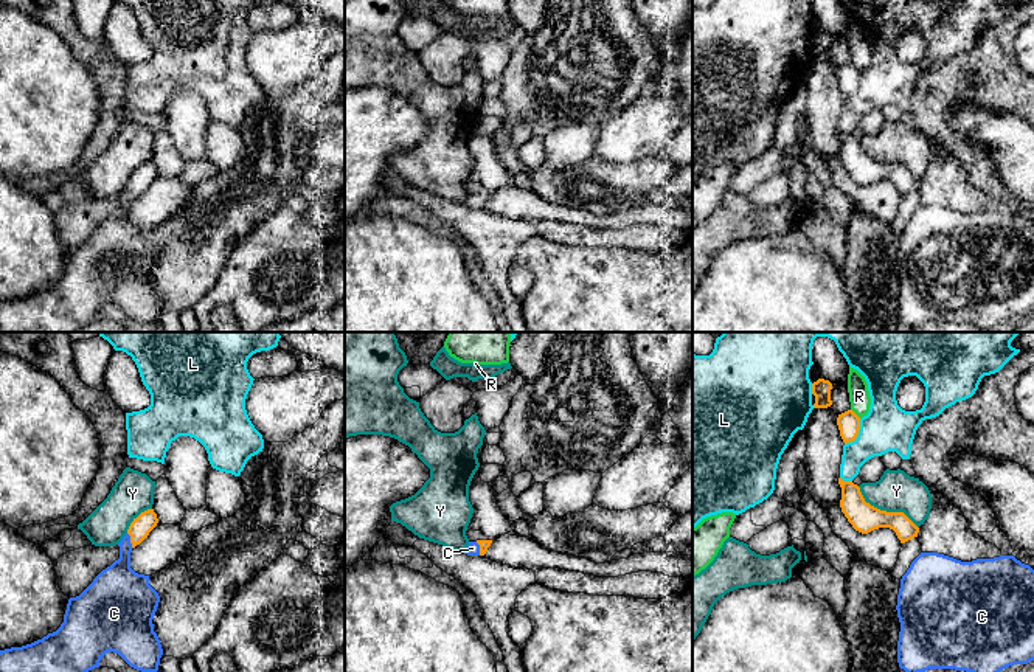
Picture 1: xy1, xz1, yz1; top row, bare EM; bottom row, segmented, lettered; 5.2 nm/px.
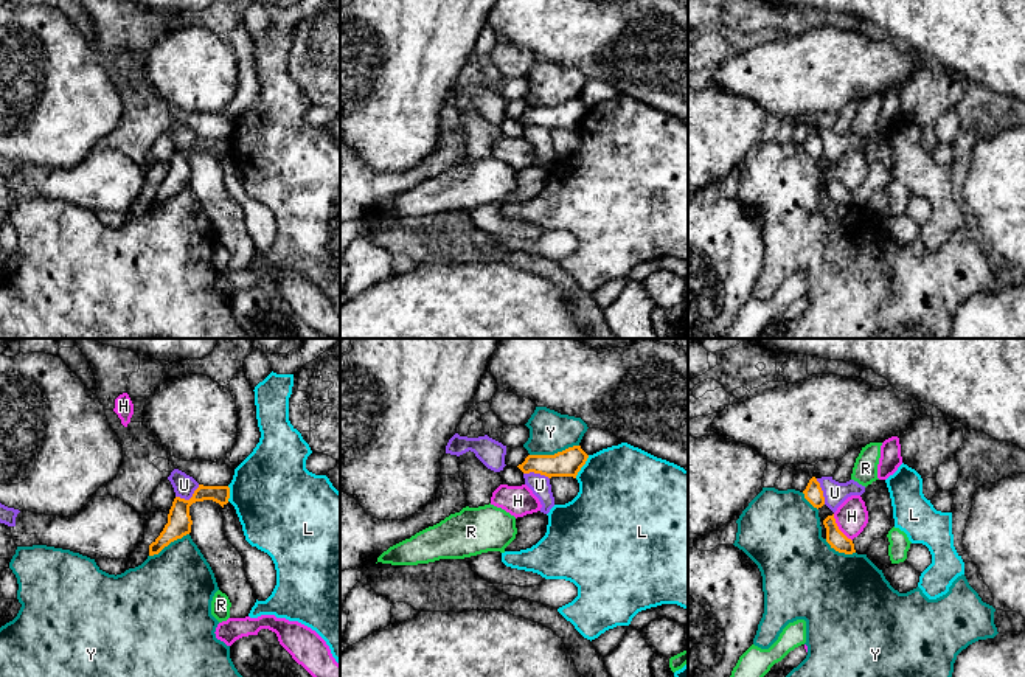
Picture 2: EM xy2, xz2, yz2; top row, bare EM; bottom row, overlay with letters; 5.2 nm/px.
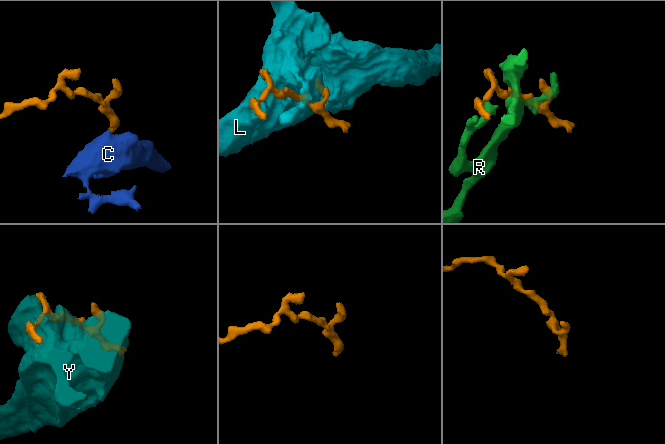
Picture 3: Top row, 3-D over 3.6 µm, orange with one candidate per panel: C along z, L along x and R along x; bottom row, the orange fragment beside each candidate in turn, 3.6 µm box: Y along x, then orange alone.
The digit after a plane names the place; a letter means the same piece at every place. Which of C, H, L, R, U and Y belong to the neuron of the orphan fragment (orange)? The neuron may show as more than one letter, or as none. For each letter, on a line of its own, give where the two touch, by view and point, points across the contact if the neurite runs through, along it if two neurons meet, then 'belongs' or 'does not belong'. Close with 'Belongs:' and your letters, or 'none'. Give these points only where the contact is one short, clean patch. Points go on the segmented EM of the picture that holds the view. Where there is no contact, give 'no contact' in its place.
C: meets orange in xy1 at (131, 540); runs through xy1 (140, 528), (131, 540), (124, 550), (118, 587); belongs
H: meets orange in yz2 at (837, 528); does not belong
L: meets orange in yz1 at (857, 433); does not belong
R: meets orange in yz1 at (854, 413); does not belong
U: meets orange in xy2 at (190, 499); does not belong
Y: meets orange in yz1 at (885, 511); does not belong
Belongs: C

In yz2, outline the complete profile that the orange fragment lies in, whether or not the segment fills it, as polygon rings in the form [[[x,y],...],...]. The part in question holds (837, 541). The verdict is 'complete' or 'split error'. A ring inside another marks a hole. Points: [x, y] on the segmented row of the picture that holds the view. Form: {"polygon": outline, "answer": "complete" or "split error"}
{"polygon": [[[834,514],[828,516],[823,520],[823,525],[826,528],[826,542],[831,545],[831,548],[845,554],[856,553],[853,540],[839,529]]], "answer": "complete"}

